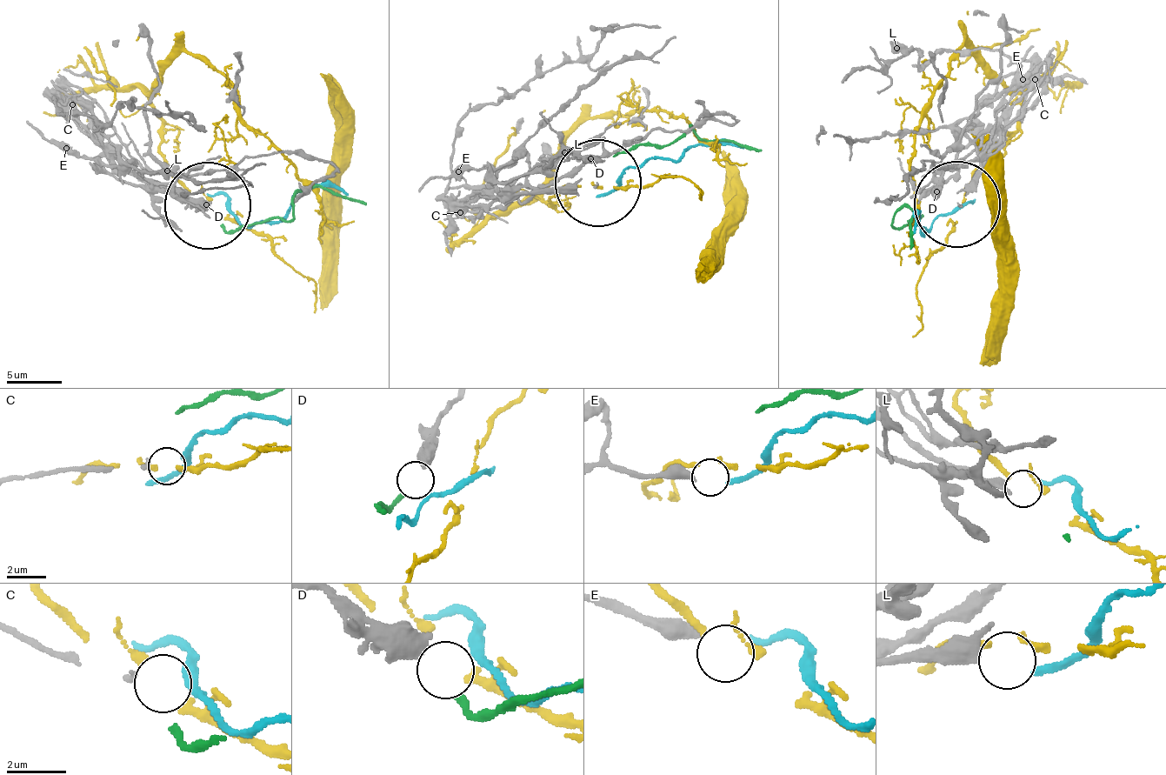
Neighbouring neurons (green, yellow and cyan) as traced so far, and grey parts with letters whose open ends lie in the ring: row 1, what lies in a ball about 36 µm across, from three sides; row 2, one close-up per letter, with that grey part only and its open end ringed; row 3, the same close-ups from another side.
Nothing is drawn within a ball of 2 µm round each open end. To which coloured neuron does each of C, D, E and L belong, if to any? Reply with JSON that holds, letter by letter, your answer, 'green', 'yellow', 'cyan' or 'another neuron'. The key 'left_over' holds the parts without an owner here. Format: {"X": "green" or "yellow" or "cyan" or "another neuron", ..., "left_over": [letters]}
{"C": "another neuron", "D": "green", "E": "cyan", "L": "another neuron", "left_over": ["C", "L"]}

